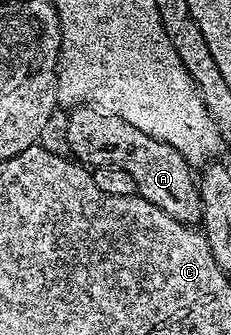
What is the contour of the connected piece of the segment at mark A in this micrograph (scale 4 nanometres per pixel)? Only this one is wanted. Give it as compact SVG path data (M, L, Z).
M72 109L67 115L64 135L73 151L71 154L77 160L87 161L93 168L112 166L125 170L134 181L136 194L150 201L150 205L158 205L162 213L170 213L170 217L179 223L196 225L201 222L203 205L200 203L198 179L194 168L184 160L182 153L178 153L178 149L170 149L168 143L142 133L142 129L134 129L134 125L122 121L122 117L97 113L92 109Z

